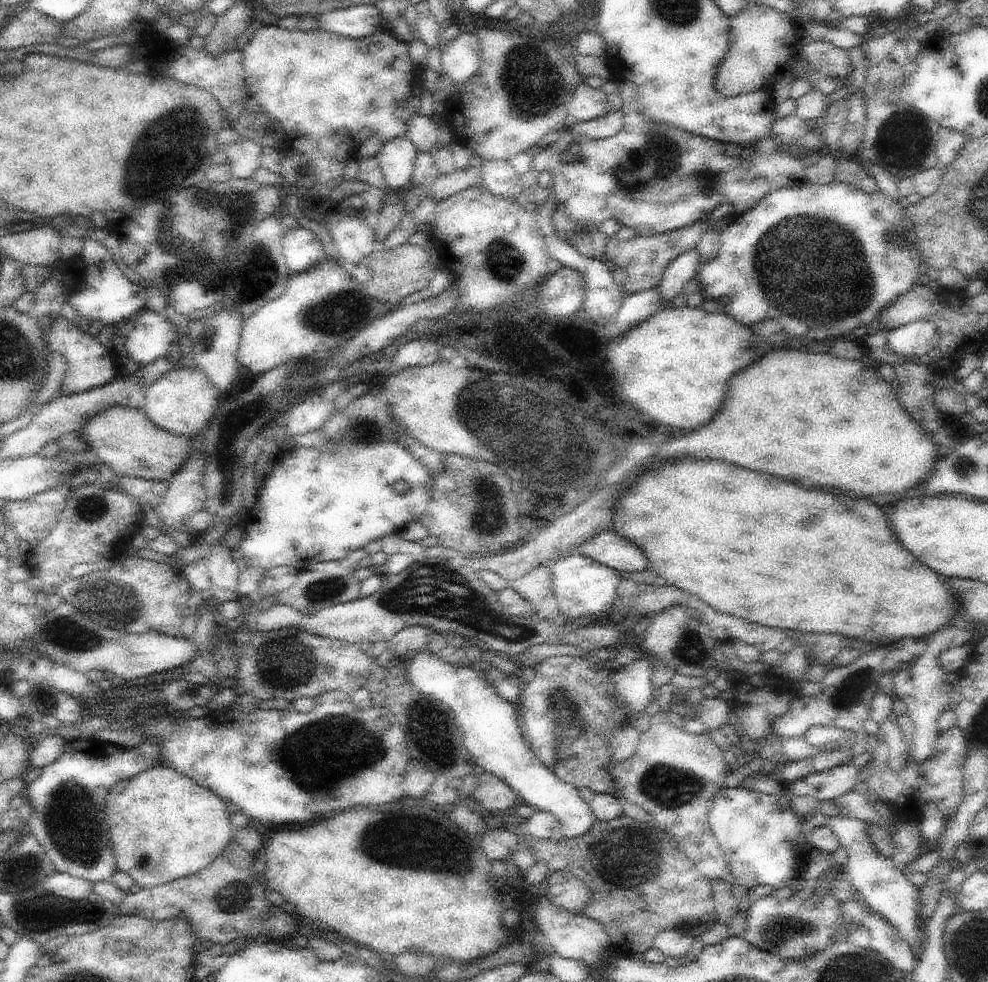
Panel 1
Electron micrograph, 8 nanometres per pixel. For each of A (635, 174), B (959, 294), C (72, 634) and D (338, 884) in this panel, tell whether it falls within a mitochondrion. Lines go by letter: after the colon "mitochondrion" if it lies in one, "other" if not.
A: mitochondrion
B: other
C: mitochondrion
D: other

